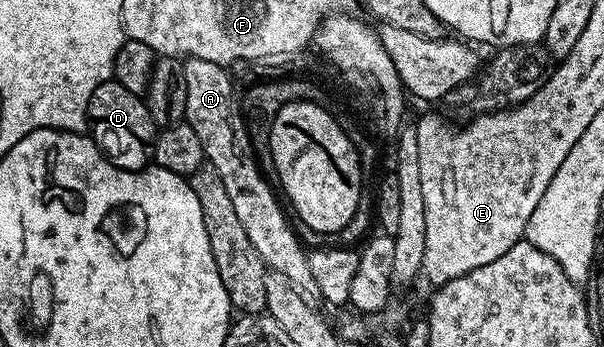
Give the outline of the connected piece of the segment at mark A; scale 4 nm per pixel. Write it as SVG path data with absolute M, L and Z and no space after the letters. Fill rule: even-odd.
M188 57L183 62L185 72L185 112L186 121L201 136L204 159L221 172L221 180L229 192L229 200L233 200L233 209L249 240L253 240L253 248L267 263L272 271L284 273L295 287L306 288L312 285L308 251L303 250L297 235L291 231L271 186L266 182L264 171L259 169L255 157L255 149L247 135L247 125L243 122L240 99L235 98L236 83L222 66L209 60L197 60Z

